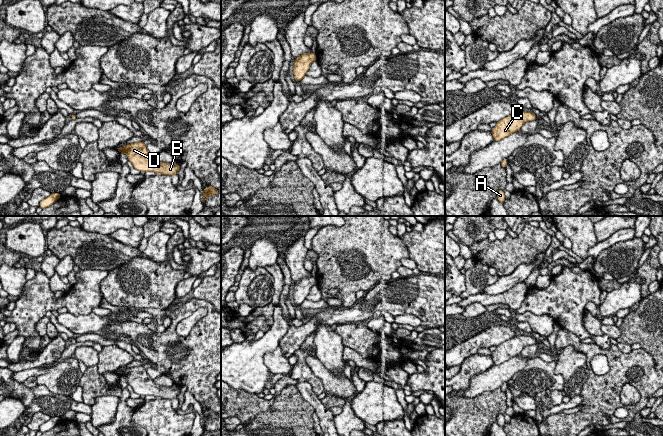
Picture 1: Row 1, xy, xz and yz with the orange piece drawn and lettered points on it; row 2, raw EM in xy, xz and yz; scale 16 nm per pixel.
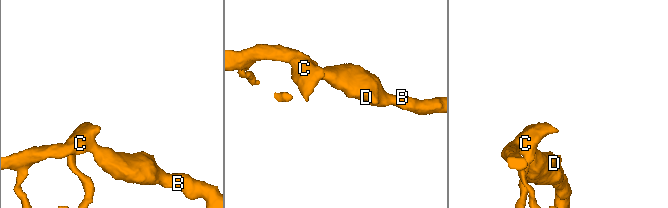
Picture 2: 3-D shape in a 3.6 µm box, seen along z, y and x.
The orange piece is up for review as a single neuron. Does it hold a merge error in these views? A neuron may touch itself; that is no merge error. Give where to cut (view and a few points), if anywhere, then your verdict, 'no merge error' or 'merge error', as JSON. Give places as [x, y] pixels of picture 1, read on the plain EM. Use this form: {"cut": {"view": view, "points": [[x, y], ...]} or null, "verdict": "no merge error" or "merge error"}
{"cut": null, "verdict": "no merge error"}

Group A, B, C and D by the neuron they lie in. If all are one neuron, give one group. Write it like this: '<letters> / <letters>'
A B C D

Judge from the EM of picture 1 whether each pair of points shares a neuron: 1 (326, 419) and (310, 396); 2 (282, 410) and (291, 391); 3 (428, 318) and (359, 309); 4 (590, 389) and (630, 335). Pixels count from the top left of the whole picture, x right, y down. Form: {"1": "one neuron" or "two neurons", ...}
{"1": "one neuron", "2": "one neuron", "3": "one neuron", "4": "two neurons"}

